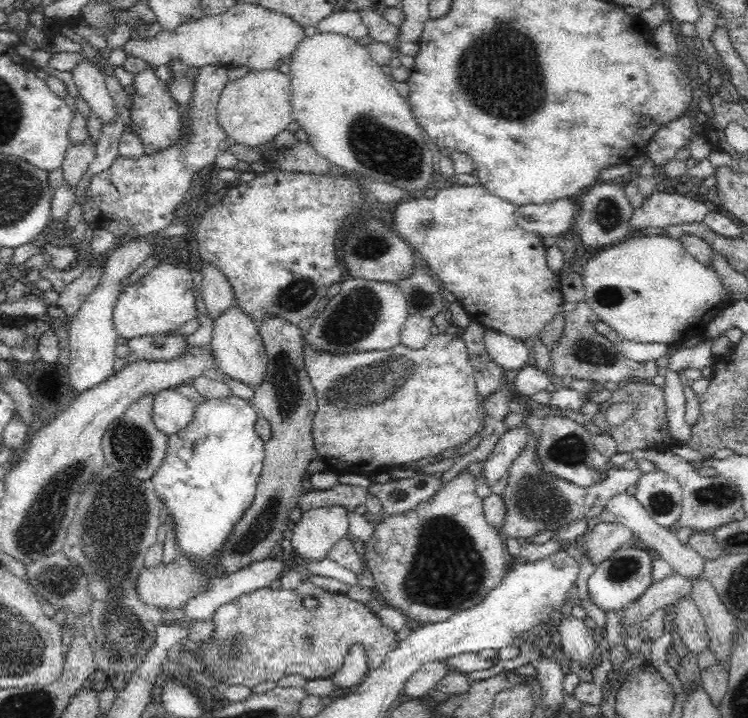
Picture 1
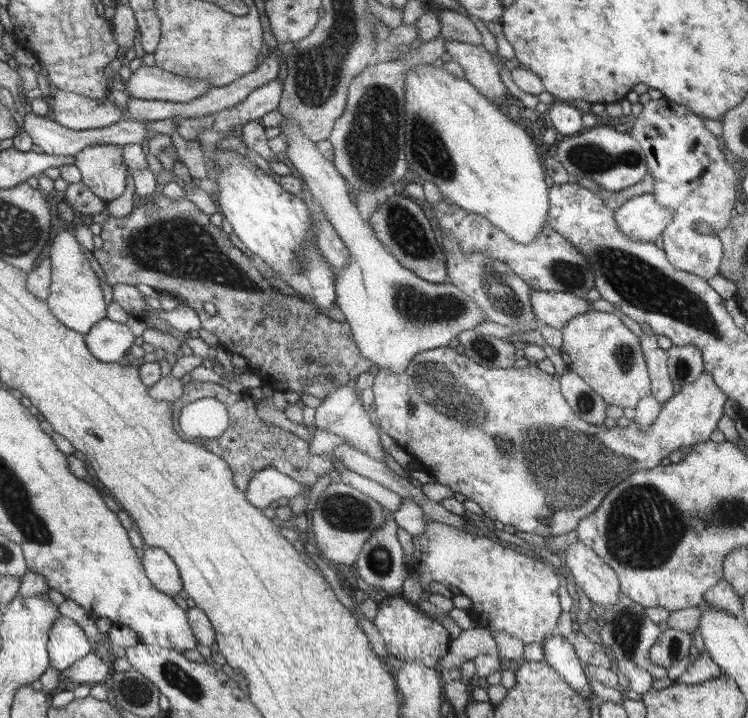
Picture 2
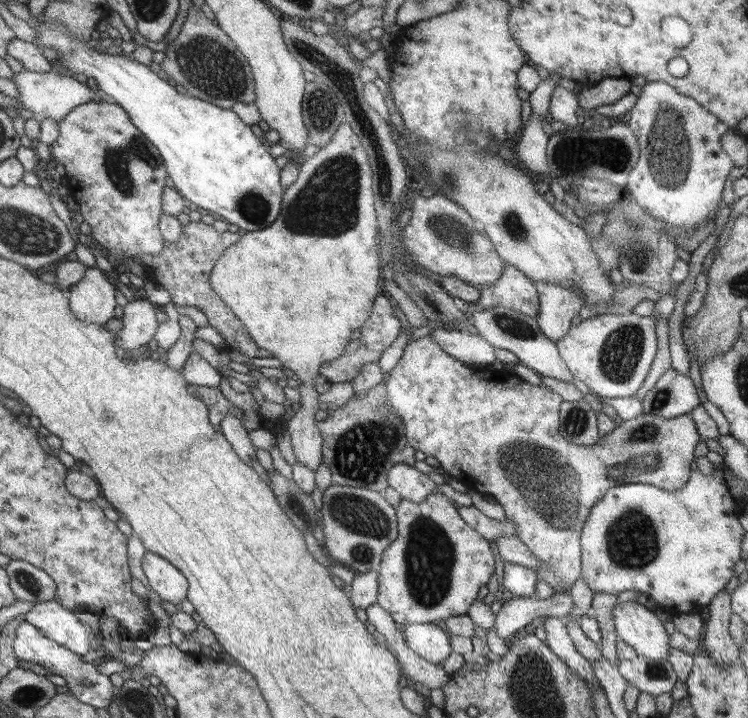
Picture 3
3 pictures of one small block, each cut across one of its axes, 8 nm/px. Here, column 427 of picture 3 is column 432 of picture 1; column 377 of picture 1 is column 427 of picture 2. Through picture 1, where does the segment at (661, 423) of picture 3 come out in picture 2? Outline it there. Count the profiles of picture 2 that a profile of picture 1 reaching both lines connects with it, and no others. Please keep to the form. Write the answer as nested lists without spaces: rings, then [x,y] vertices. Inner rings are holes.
[[[446,346],[418,354],[402,374],[395,374],[388,370],[388,368],[375,369],[374,374],[375,381],[372,388],[375,403],[373,412],[382,432],[388,433],[402,450],[405,450],[415,461],[419,462],[421,469],[428,472],[430,476],[434,476],[436,483],[450,487],[455,493],[460,492],[460,494],[464,494],[466,499],[474,500],[493,521],[498,520],[502,524],[510,524],[510,526],[514,526],[520,532],[531,532],[548,540],[555,536],[566,534],[571,530],[576,530],[586,516],[597,512],[609,491],[616,488],[616,485],[620,484],[621,481],[632,477],[637,470],[653,469],[655,466],[665,463],[670,453],[677,452],[682,446],[700,445],[706,442],[706,440],[710,440],[712,432],[716,430],[718,420],[725,414],[724,404],[729,400],[725,391],[714,382],[713,375],[704,370],[702,376],[694,383],[677,389],[675,395],[661,408],[655,424],[650,429],[638,429],[637,423],[634,423],[633,420],[627,428],[619,426],[616,428],[606,428],[605,425],[595,426],[574,415],[569,402],[566,401],[565,395],[561,393],[560,381],[554,375],[546,373],[545,370],[534,364],[530,364],[526,368],[491,369],[490,367],[482,366],[481,363],[470,360],[468,356],[458,354],[453,347]]]

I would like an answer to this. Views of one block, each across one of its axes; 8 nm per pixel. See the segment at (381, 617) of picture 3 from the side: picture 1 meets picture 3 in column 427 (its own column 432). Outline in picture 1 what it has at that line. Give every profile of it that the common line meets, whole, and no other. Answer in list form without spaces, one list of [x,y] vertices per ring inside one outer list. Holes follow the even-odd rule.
[[[429,660],[407,680],[406,686],[403,688],[404,692],[412,699],[428,697],[428,690],[436,687],[447,672],[448,666],[445,661]]]

